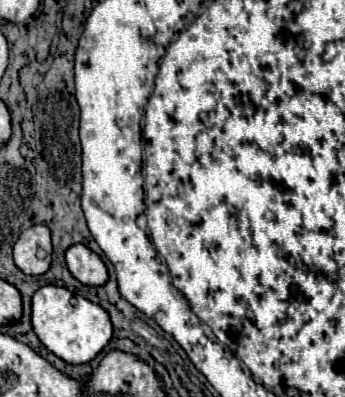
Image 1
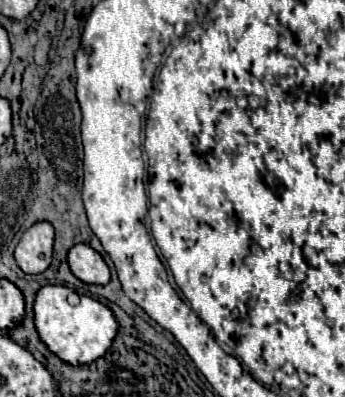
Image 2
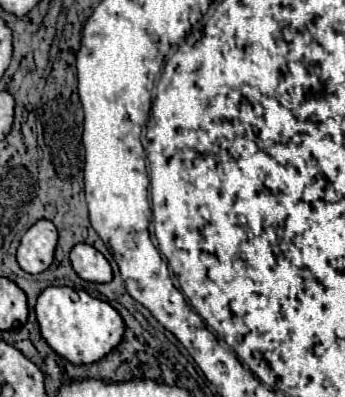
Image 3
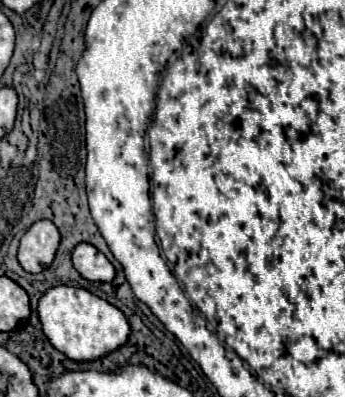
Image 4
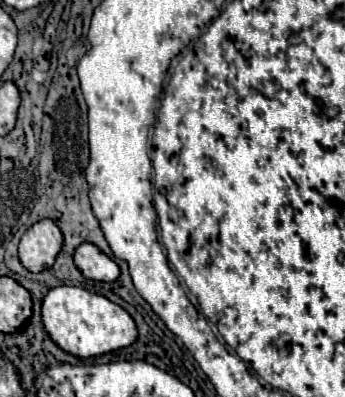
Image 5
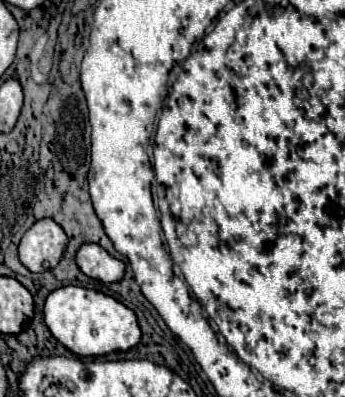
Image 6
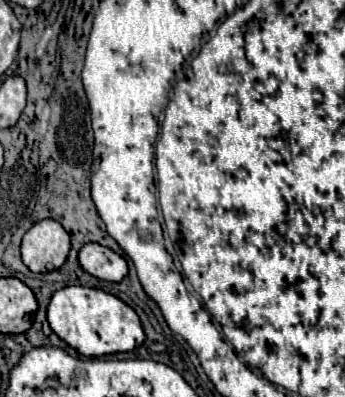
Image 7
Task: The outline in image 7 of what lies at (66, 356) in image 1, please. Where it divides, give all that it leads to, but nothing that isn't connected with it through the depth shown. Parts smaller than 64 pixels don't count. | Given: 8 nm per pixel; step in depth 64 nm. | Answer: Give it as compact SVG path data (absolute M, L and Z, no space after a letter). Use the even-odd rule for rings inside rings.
M66 286L58 290L48 304L48 322L52 330L84 356L106 356L130 352L144 344L146 334L138 314L120 298L86 286Z

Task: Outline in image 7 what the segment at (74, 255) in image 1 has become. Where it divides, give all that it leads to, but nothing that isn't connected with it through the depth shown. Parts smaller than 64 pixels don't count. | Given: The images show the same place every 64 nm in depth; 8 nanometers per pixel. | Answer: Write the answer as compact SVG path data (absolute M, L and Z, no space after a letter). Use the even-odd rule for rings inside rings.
M94 242L82 246L78 260L80 260L80 266L88 274L92 274L100 280L120 282L128 274L128 264L120 254L116 254L114 250L110 250L106 246L94 244Z

